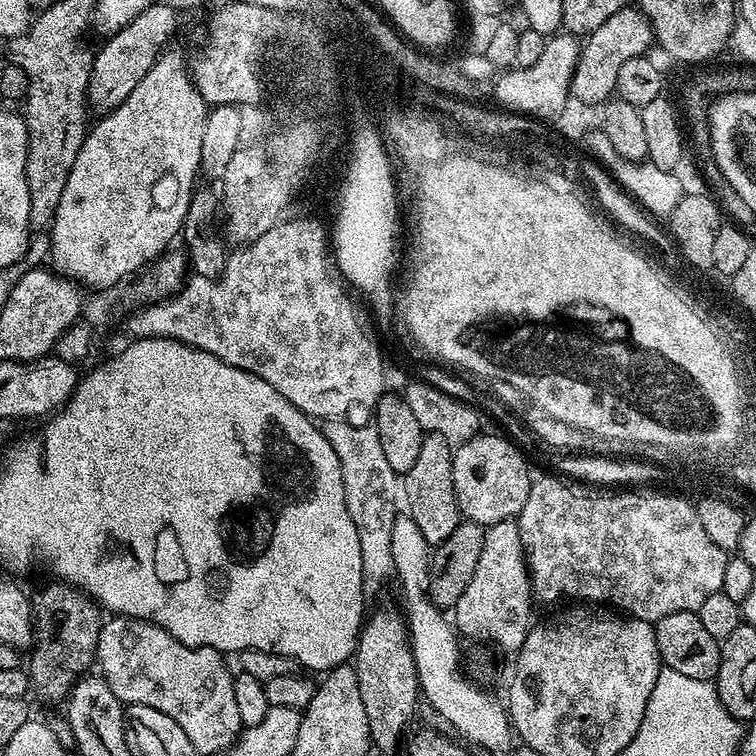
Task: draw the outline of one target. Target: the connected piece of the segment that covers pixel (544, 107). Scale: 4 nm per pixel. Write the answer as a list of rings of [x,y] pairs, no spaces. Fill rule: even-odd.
[[[560,32],[547,39],[538,62],[526,68],[515,67],[503,71],[492,86],[495,98],[509,111],[522,113],[543,121],[561,117],[571,97],[573,72],[580,58],[581,41],[569,32]]]

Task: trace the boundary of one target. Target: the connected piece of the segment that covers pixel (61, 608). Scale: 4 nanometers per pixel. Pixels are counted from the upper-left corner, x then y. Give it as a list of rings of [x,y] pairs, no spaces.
[[[51,582],[45,588],[40,588],[36,593],[31,593],[30,603],[32,605],[32,618],[34,621],[34,645],[30,650],[32,661],[27,661],[26,671],[34,692],[37,692],[44,700],[56,704],[67,701],[68,693],[80,677],[93,667],[96,658],[96,647],[98,646],[98,634],[102,623],[102,609],[95,603],[91,596],[73,588],[70,584],[63,582]]]

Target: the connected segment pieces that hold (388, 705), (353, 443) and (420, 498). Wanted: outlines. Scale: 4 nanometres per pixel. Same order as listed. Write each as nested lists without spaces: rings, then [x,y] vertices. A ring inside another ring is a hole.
[[[382,608],[365,619],[356,642],[354,667],[358,694],[362,694],[362,706],[366,709],[366,722],[370,722],[372,748],[392,752],[399,746],[400,739],[401,744],[405,739],[408,723],[416,716],[416,703],[422,700],[409,627],[399,611]]]
[[[330,420],[323,425],[324,437],[334,446],[334,454],[338,454],[338,462],[342,466],[342,486],[346,494],[346,510],[350,512],[350,519],[358,530],[358,543],[362,549],[362,578],[365,593],[376,592],[394,576],[394,559],[390,550],[391,530],[398,513],[398,473],[390,470],[386,454],[382,450],[382,438],[378,438],[378,430],[374,426],[363,428],[352,426],[345,420]]]
[[[429,432],[424,437],[422,447],[418,449],[418,459],[414,466],[410,466],[408,472],[402,476],[402,496],[408,499],[406,512],[412,516],[426,542],[435,546],[441,544],[462,523],[460,507],[454,494],[454,466],[452,465],[452,453],[454,445],[446,442],[442,434]]]

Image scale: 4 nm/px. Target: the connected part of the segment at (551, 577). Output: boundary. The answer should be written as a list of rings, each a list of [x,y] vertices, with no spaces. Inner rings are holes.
[[[560,474],[551,475],[537,475],[533,479],[530,486],[530,494],[526,498],[526,506],[522,506],[518,517],[522,550],[524,551],[524,556],[528,559],[528,574],[532,578],[532,594],[539,603],[540,600],[544,604],[552,604],[555,600],[599,602],[601,605],[611,606],[613,609],[639,620],[655,622],[666,618],[666,614],[674,614],[675,612],[699,613],[702,602],[706,602],[706,598],[710,598],[710,594],[720,591],[729,553],[725,549],[719,548],[717,543],[710,538],[710,534],[706,534],[706,529],[702,527],[702,522],[698,522],[696,504],[693,501],[683,500],[680,496],[667,496],[664,492],[617,490],[612,486],[597,486],[581,482],[579,479],[565,478]]]

